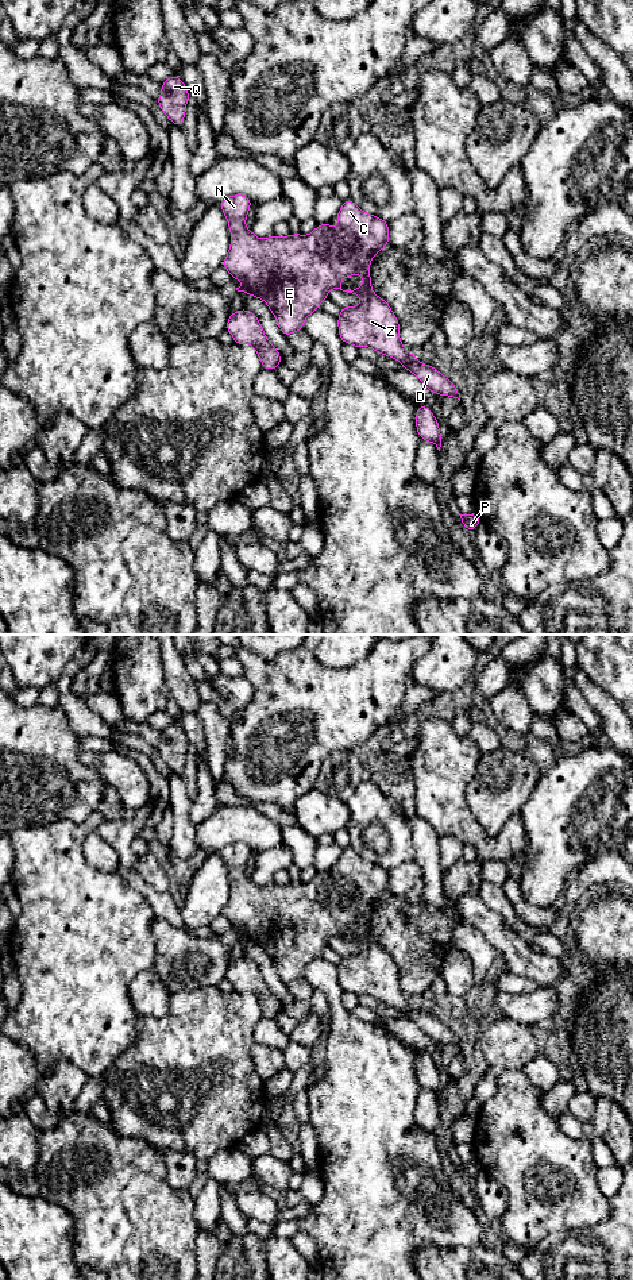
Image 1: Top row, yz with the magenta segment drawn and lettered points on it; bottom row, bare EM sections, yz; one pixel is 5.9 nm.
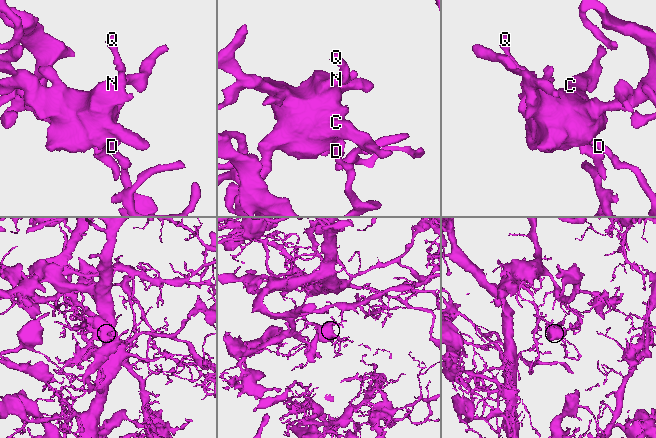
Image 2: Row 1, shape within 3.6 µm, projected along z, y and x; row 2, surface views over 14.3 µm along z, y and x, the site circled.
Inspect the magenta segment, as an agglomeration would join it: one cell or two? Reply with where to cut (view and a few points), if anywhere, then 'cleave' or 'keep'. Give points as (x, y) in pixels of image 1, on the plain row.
no cut | keep

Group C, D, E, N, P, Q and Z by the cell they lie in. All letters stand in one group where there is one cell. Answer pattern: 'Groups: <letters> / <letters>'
Groups: C D E N P Q Z

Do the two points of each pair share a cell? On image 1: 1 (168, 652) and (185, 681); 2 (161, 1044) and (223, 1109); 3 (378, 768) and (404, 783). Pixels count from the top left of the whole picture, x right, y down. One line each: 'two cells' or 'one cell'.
1: one cell
2: one cell
3: one cell

